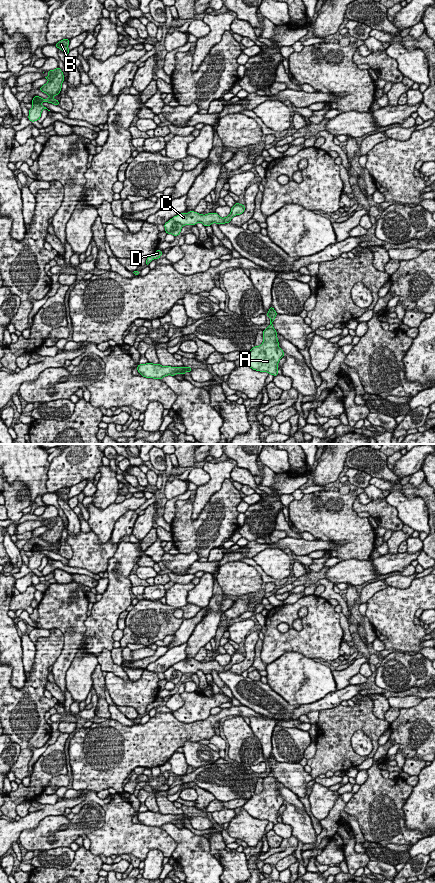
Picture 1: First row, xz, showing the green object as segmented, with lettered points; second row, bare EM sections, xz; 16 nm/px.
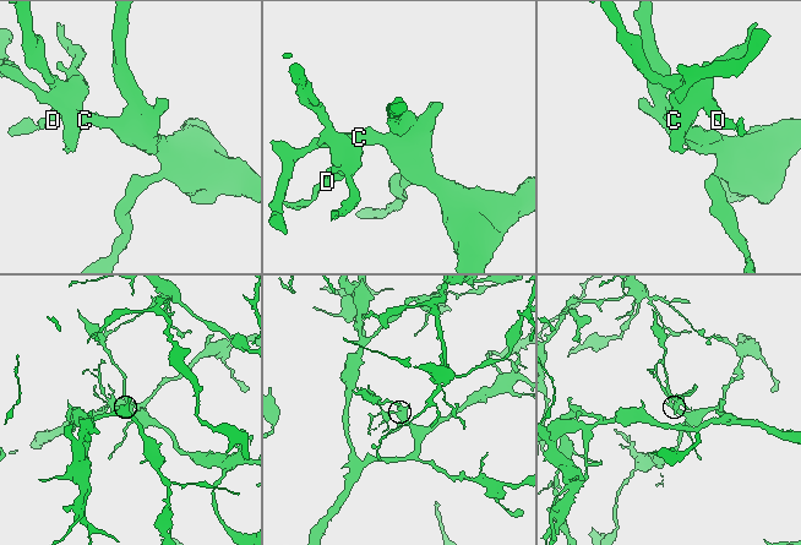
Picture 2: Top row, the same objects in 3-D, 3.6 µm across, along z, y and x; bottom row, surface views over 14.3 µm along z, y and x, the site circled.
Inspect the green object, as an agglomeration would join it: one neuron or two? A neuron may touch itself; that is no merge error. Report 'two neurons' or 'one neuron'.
two neurons

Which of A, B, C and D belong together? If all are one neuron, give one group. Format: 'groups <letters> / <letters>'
groups A B C / D

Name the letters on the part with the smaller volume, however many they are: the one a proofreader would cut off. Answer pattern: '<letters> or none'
D

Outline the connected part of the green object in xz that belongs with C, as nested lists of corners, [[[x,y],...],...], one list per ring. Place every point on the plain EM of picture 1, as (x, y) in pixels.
[[[236,650],[236,652],[233,655],[231,655],[230,662],[225,666],[221,666],[215,660],[203,663],[196,661],[195,659],[190,659],[188,661],[181,661],[177,664],[174,664],[172,668],[182,672],[183,674],[196,673],[198,670],[200,670],[206,675],[206,674],[211,674],[213,670],[216,672],[230,671],[231,667],[234,664],[242,662],[244,658],[245,658],[245,654]]]

